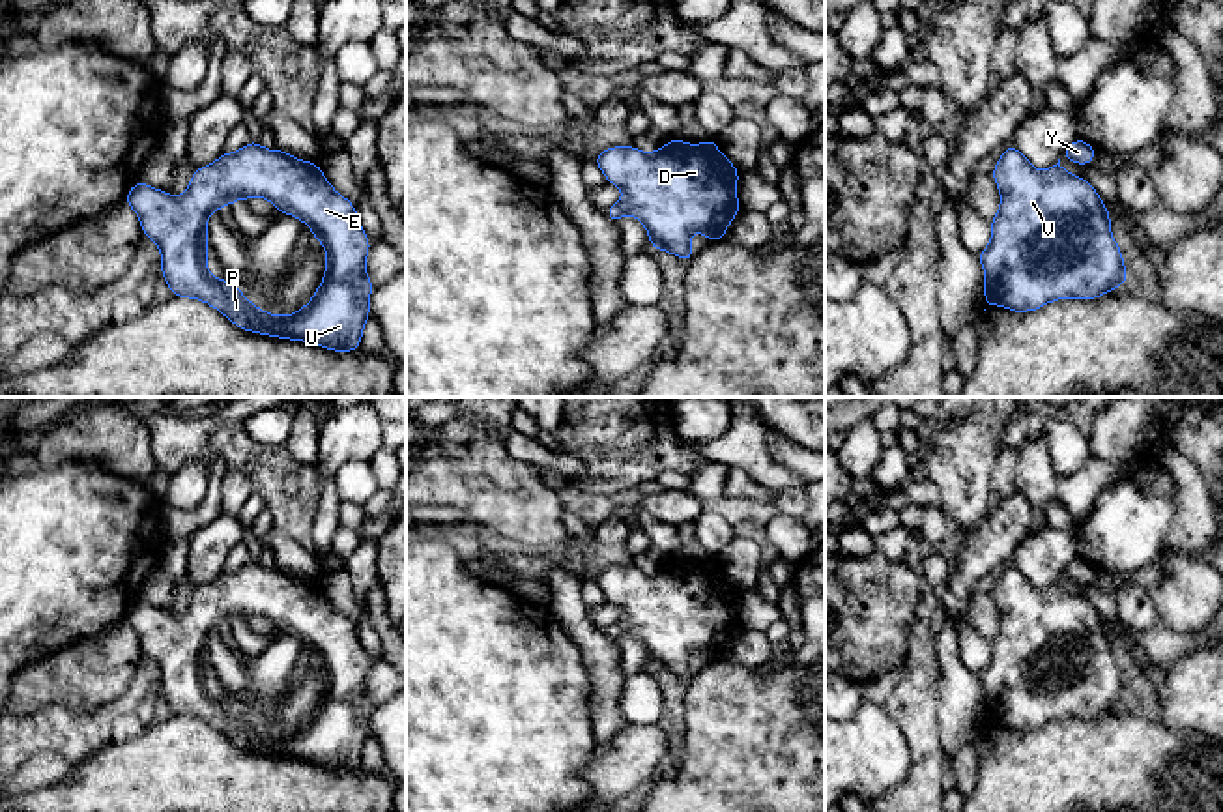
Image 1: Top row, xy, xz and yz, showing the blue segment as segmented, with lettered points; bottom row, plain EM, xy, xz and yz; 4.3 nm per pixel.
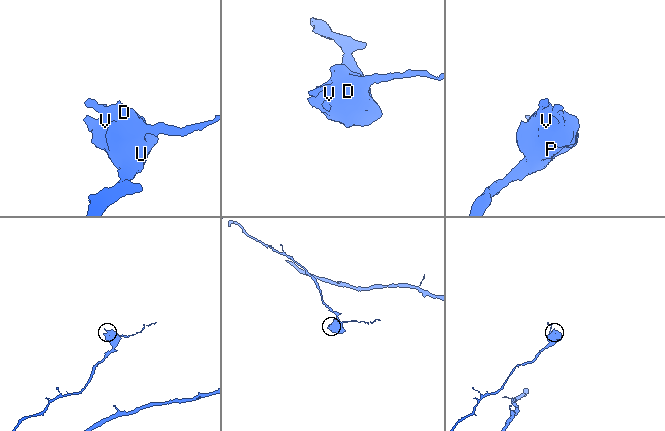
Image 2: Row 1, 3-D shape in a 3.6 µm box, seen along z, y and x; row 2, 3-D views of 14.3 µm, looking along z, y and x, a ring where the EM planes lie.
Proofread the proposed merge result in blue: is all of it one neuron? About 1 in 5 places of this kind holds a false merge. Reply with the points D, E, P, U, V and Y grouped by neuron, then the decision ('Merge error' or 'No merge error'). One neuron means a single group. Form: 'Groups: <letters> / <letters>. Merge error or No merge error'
Groups: D E P U V Y. No merge error

